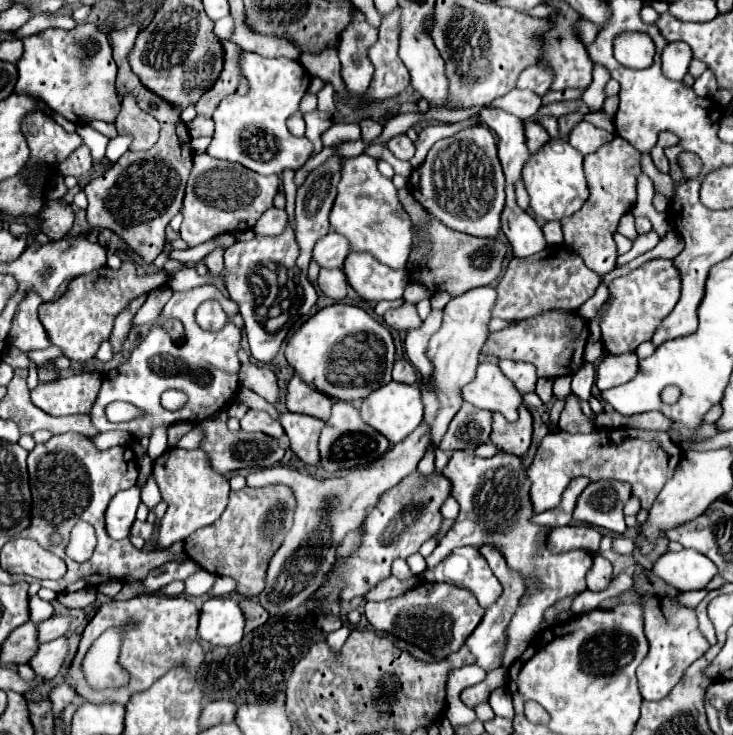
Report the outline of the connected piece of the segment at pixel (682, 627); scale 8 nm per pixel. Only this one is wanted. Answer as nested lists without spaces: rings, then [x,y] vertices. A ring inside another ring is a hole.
[[[644,570],[636,576],[636,582],[632,588],[618,594],[618,604],[640,604],[644,614],[644,630],[646,638],[650,642],[650,652],[644,658],[644,662],[638,666],[638,686],[644,700],[662,700],[668,696],[668,692],[680,682],[684,676],[684,670],[702,658],[706,650],[710,648],[708,640],[698,630],[698,618],[696,610],[688,608],[684,604],[678,604],[674,598],[680,594],[674,586],[668,586],[662,582],[662,578],[656,578],[650,570]]]

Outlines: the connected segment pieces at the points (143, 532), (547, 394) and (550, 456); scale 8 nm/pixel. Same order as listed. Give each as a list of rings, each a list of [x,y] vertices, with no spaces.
[[[134,522],[134,526],[132,526],[132,534],[148,538],[148,544],[154,544],[154,532],[156,532],[156,528],[150,522]]]
[[[540,378],[538,384],[536,384],[536,394],[542,398],[542,402],[550,402],[554,396],[552,396],[552,380],[546,380],[546,378]]]
[[[618,428],[618,430],[596,430],[590,434],[570,434],[564,430],[546,434],[544,440],[540,442],[540,448],[534,456],[532,466],[528,468],[528,478],[532,480],[530,498],[534,504],[534,512],[544,512],[544,510],[556,508],[560,504],[562,494],[568,488],[568,484],[578,476],[586,476],[586,478],[590,478],[590,482],[606,480],[606,478],[628,482],[632,486],[632,494],[640,500],[642,508],[648,512],[650,504],[654,504],[654,500],[660,494],[660,490],[664,488],[664,484],[674,476],[678,462],[680,462],[680,446],[670,440],[668,432],[640,430],[640,428]]]

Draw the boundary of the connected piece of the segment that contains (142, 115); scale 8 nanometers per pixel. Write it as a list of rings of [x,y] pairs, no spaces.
[[[126,94],[122,98],[122,108],[120,108],[120,114],[114,124],[116,124],[118,134],[130,132],[134,136],[130,150],[152,148],[156,144],[158,134],[160,134],[160,122],[156,122],[156,118],[152,118],[150,114],[140,110],[140,106],[132,98],[132,94]]]

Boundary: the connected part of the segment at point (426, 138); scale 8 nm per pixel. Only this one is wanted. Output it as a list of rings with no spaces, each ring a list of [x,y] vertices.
[[[424,128],[424,130],[420,130],[418,140],[416,140],[416,153],[410,160],[412,167],[414,169],[418,168],[424,162],[424,158],[428,154],[428,150],[432,148],[432,144],[442,140],[442,138],[448,138],[448,136],[450,136],[448,128]]]

